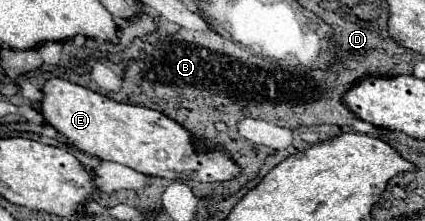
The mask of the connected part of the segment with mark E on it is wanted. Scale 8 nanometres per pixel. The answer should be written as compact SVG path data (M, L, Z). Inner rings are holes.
M54 77L44 83L44 99L38 105L38 111L46 125L64 135L78 151L126 165L150 177L180 181L228 181L240 173L224 149L196 153L190 133L166 115L138 105L118 103L64 79Z

